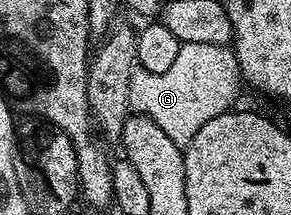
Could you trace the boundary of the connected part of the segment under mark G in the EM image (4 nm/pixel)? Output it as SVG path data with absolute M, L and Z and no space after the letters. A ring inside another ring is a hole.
M191 42L182 44L175 58L175 66L171 66L171 70L163 70L163 74L151 74L138 67L134 71L129 87L129 107L134 113L151 118L151 122L163 126L163 134L167 134L171 142L184 146L191 138L195 138L200 128L211 122L211 118L234 107L233 99L236 98L240 88L243 88L243 81L237 65L237 56L232 47L207 42Z

